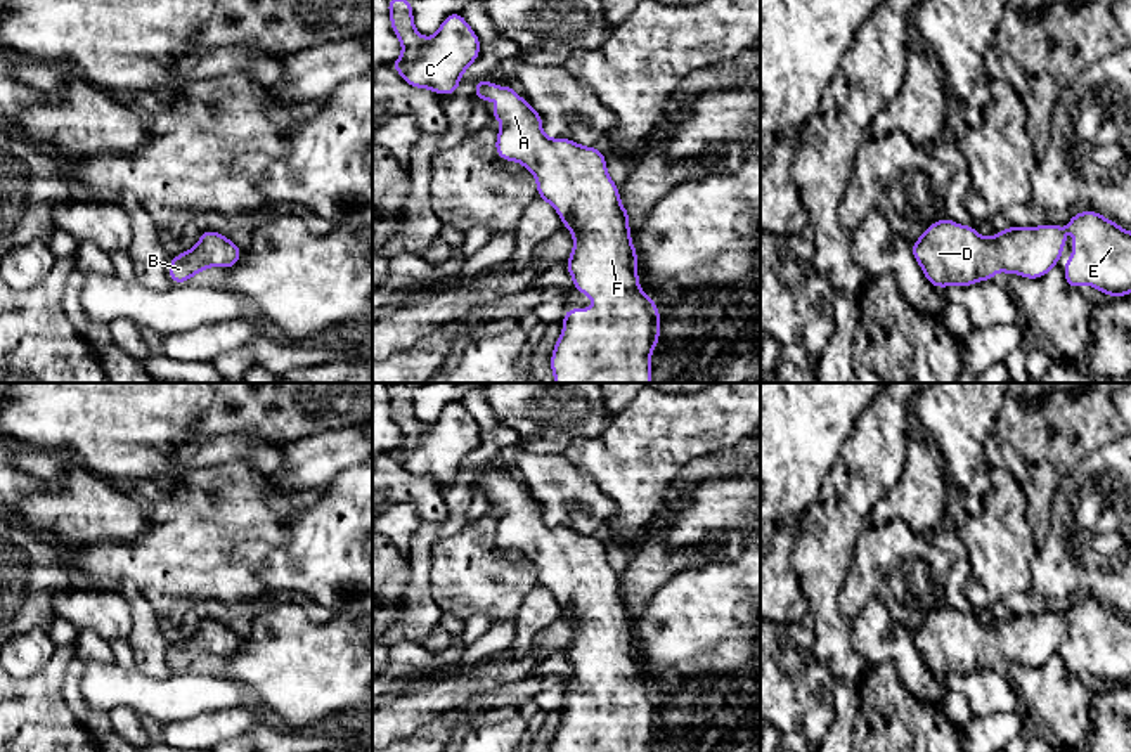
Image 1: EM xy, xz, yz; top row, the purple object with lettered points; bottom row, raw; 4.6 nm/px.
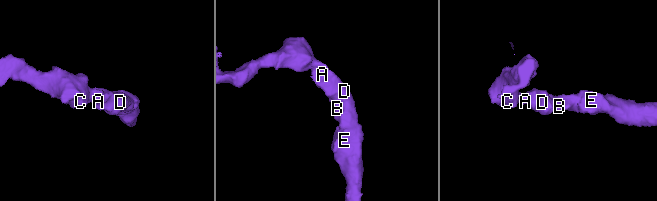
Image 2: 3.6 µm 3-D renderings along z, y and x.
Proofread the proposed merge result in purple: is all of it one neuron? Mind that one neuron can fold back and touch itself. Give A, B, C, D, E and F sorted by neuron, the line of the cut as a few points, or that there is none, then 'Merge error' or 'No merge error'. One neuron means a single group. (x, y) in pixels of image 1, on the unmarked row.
Groups: A B C D E F. No split. No merge error

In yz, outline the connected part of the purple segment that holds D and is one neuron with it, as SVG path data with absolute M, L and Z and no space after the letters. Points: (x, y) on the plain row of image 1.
M1084 598L1063 613L1008 613L992 626L980 626L973 613L942 606L911 631L914 648L934 676L966 676L991 669L1001 657L1006 664L1041 667L1063 639L1065 619L1074 619L1074 643L1063 665L1070 677L1081 672L1114 684L1131 681L1131 619L1103 603Z

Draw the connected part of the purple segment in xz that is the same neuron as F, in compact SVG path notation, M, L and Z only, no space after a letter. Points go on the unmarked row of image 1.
M487 466L475 473L476 487L497 487L501 494L488 497L499 508L495 542L521 551L537 568L537 584L549 591L573 624L573 638L566 658L573 677L594 688L592 697L566 697L563 719L553 735L551 752L651 752L651 742L662 726L662 705L655 688L639 676L637 639L630 627L630 601L624 596L618 574L606 558L599 535L585 535L570 527L549 527L542 520L537 501L511 473L497 475Z

